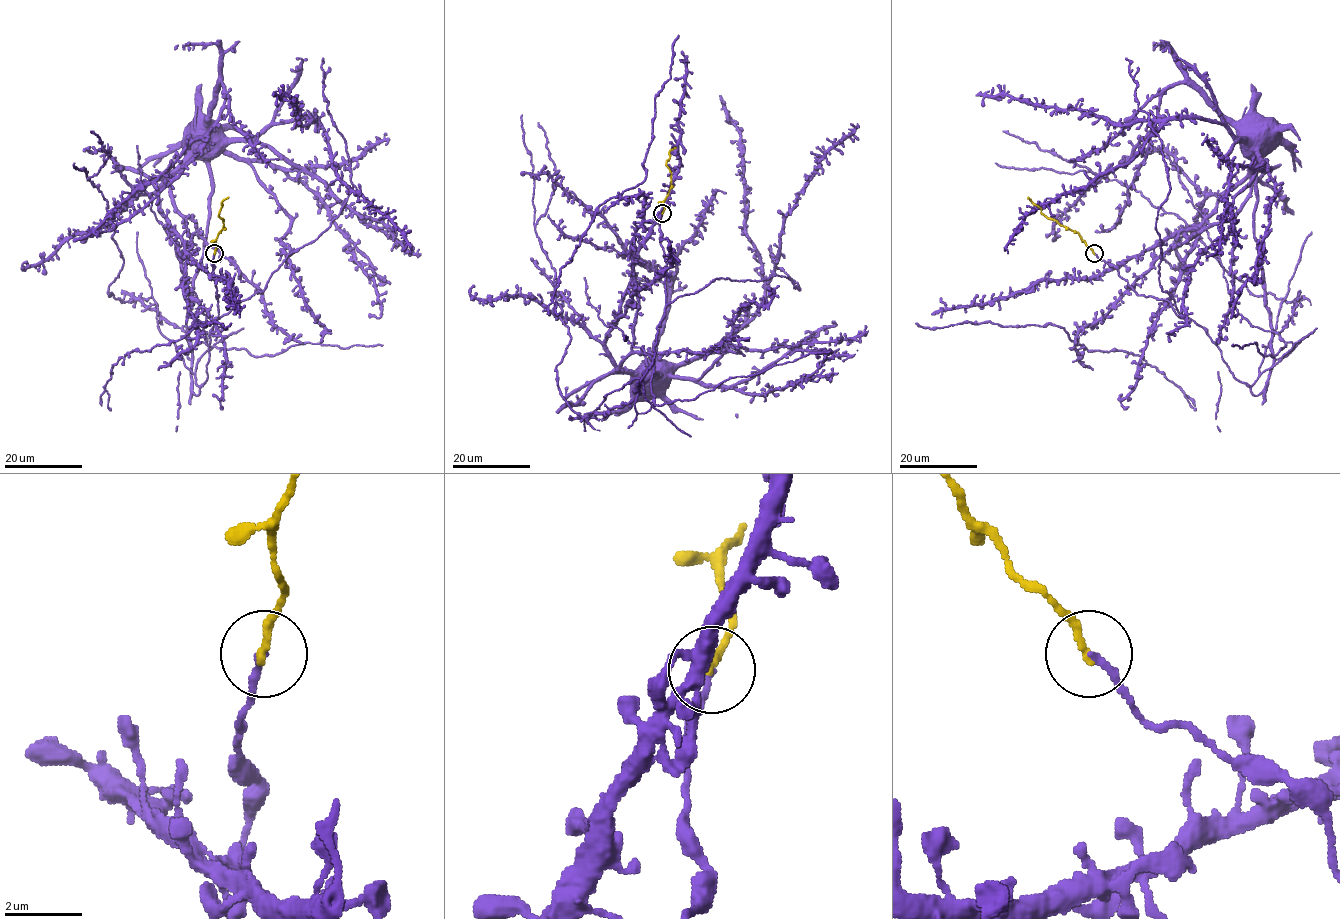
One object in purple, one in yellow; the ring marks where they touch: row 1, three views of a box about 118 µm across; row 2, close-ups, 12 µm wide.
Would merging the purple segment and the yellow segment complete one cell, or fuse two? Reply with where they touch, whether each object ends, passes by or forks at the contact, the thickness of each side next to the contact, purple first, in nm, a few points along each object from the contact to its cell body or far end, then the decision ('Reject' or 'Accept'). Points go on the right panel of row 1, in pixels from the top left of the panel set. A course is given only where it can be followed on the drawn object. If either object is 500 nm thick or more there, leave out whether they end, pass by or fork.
Place: (1094, 253). At the ring purple ends. At the ring yellow ends. Thickness 190 nm (purple) against 200 nm. Course of purple: (1094, 253), (1139, 295), (1166, 299), (1196, 322), (1258, 395), (1274, 359), (1254, 236), (1256, 162), (1243, 139). Course of yellow: (1094, 253), (1081, 237), (1049, 219), (1028, 197). Accept

